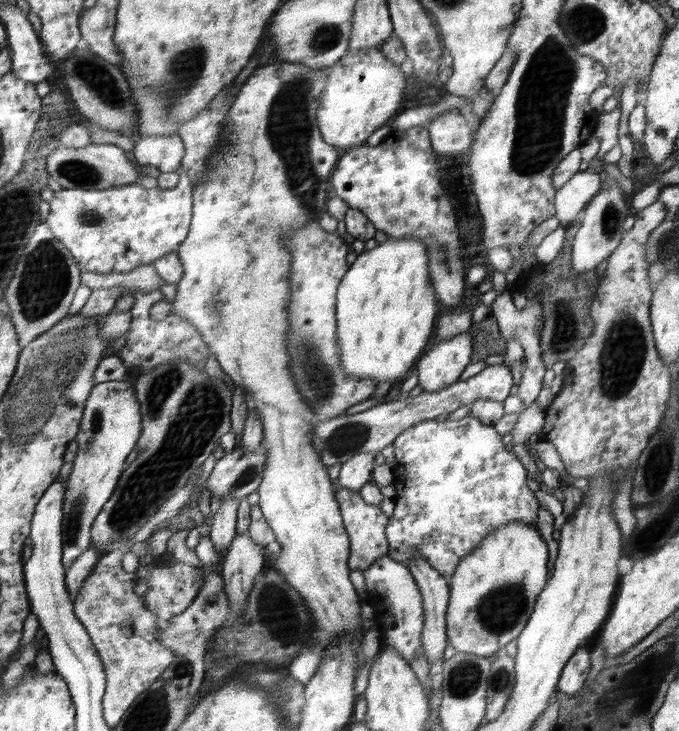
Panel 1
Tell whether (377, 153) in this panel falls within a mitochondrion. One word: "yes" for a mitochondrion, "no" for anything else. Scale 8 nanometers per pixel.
no

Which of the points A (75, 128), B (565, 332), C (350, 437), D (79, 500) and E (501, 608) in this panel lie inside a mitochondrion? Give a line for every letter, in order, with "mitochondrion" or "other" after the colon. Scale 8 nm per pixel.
A: other
B: mitochondrion
C: mitochondrion
D: mitochondrion
E: mitochondrion

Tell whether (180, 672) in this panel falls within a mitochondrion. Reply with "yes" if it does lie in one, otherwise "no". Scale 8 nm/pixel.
yes

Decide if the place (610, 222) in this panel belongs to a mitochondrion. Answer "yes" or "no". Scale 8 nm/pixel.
yes

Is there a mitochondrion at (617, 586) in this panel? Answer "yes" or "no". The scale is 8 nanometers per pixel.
no

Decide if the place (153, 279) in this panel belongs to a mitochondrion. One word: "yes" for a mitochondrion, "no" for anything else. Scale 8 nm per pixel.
no

